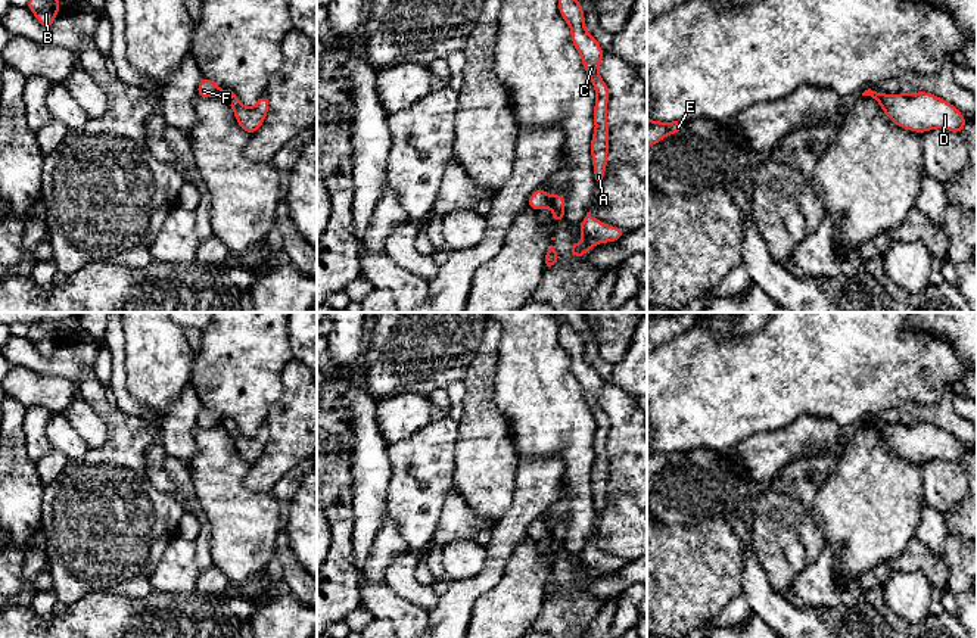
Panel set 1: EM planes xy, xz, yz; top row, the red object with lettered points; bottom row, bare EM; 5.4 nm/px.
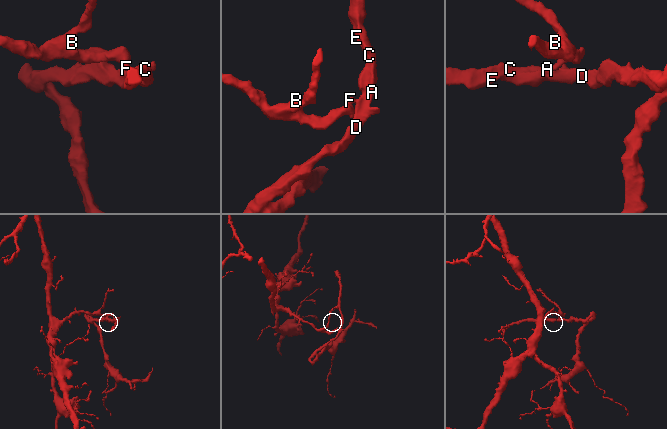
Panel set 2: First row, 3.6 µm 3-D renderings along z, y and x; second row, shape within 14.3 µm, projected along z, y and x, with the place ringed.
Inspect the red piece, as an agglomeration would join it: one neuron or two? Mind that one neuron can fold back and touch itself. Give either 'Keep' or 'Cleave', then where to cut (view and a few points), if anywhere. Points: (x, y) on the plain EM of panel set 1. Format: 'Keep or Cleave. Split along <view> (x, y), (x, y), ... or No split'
Cleave. Split along xz (553, 528), (548, 535)

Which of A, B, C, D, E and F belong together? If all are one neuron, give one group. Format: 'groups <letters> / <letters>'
groups A C D E / B F

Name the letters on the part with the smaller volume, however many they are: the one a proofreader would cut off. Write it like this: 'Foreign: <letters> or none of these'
Foreign: A, C, D, E

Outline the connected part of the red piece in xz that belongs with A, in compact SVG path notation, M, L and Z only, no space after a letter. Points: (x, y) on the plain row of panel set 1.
M558 312L558 339L560 345L572 360L572 373L579 382L584 398L589 405L592 416L597 421L597 432L594 438L595 461L591 470L594 504L598 514L604 507L609 480L609 455L606 449L609 420L606 413L600 408L598 395L603 389L603 379L597 370L585 361L584 339L578 330L570 326L563 312Z

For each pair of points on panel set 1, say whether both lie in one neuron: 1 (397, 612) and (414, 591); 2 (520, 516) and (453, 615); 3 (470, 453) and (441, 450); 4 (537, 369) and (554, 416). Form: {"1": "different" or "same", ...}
{"1": "different", "2": "same", "3": "different", "4": "same"}

